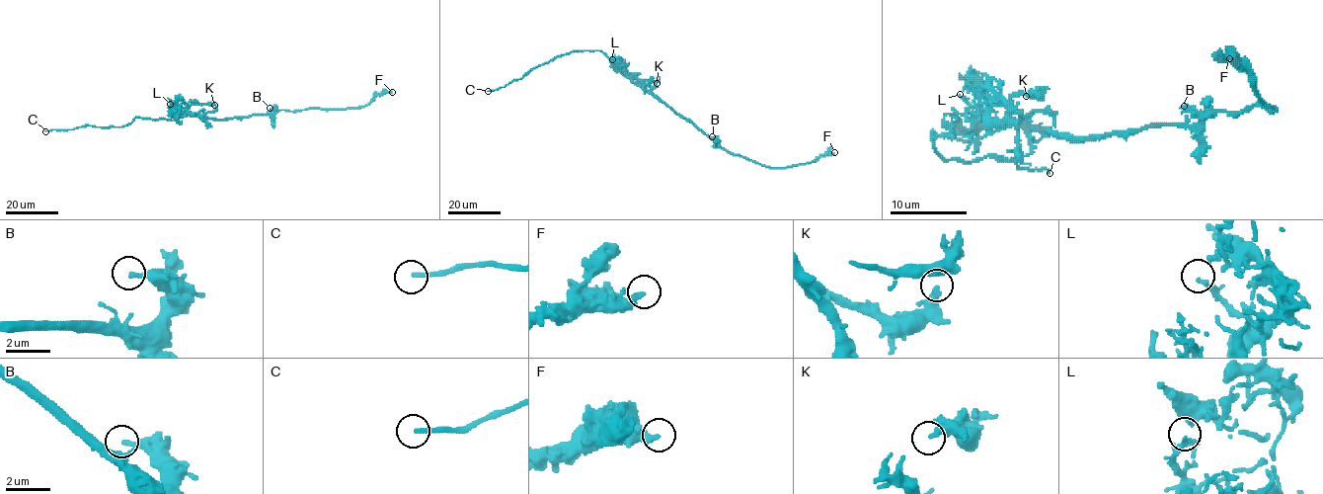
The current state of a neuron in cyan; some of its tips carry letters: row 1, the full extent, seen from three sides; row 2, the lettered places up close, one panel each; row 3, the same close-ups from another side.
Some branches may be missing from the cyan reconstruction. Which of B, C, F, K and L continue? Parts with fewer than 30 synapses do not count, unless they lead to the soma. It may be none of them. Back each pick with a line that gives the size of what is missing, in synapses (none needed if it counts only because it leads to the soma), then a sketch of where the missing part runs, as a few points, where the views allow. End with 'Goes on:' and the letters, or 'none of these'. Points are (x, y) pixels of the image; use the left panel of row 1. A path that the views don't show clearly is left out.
C: course (45, 131), (26, 132), (18, 135), (16, 141)
Goes on: C

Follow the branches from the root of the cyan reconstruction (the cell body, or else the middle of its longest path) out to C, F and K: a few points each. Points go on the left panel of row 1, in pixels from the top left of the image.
C: (217, 119), (191, 115), (173, 120), (135, 118), (122, 126), (83, 125), (45, 131)
F: (217, 119), (273, 115), (280, 110), (359, 108), (379, 94), (392, 92)
K: (217, 119), (194, 117), (189, 112), (191, 105), (214, 105)

